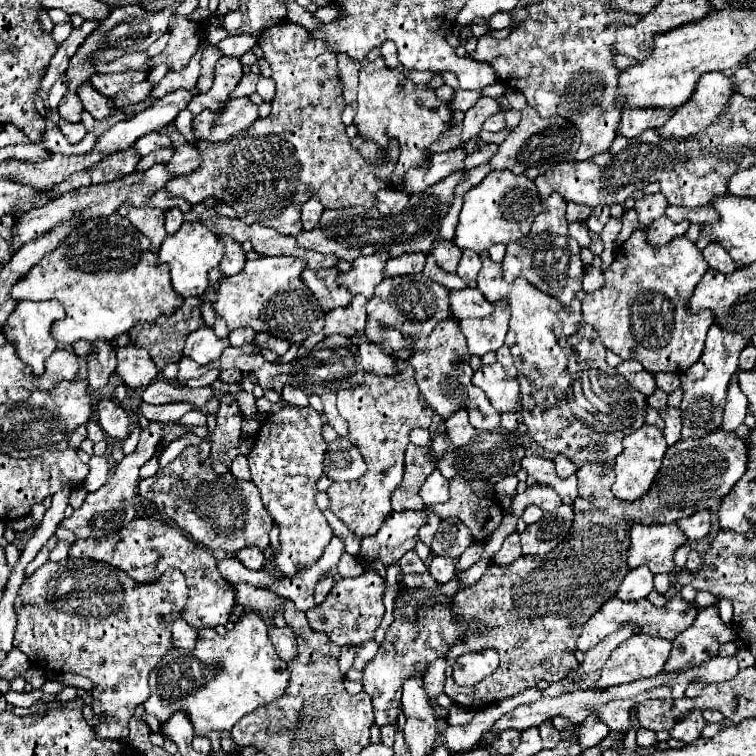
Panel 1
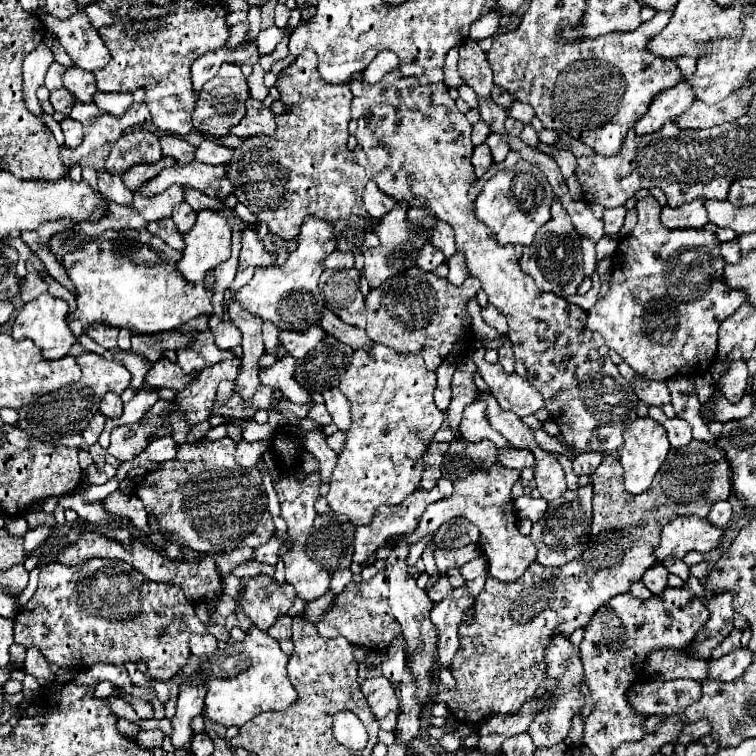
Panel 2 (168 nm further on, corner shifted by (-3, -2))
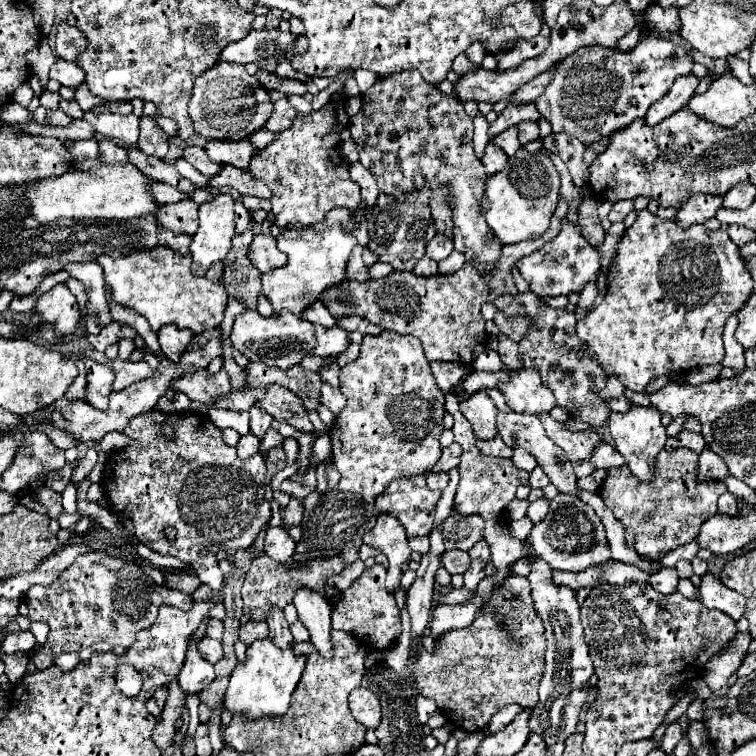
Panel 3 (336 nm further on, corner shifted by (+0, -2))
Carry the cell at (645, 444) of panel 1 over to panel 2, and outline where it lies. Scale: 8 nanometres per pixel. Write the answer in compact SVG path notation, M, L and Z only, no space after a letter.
M646 417L646 419L636 419L634 423L630 423L624 429L624 443L618 447L618 457L624 467L626 491L630 491L632 495L646 491L650 487L656 471L664 463L668 451L670 451L670 443L666 439L666 429L658 421Z

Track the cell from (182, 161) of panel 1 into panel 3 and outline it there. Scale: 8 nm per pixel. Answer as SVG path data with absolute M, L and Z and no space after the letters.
M243 139L239 143L207 141L205 151L211 161L219 161L219 163L227 163L227 165L233 165L239 169L247 169L251 163L251 155L255 155L255 151L259 151L259 149L253 147L247 139Z

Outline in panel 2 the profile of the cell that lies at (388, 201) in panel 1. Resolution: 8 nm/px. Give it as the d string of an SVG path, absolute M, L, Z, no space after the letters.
M372 181L366 185L364 189L364 205L366 211L370 213L372 219L382 219L382 215L390 213L392 207L396 205L394 199L390 199L386 193L382 193Z

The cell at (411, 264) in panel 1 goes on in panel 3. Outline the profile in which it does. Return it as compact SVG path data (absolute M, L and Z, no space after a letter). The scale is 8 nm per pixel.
M435 235L429 243L427 243L427 255L435 261L443 261L445 257L449 257L453 253L453 239L447 235Z

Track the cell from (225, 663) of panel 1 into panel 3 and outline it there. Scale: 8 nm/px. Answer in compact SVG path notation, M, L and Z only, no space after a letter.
M271 639L255 641L247 649L247 661L237 665L231 679L229 689L225 693L225 707L233 713L247 713L247 717L263 717L263 715L283 715L289 707L291 693L295 691L303 669L305 657L297 655L291 647L279 649Z

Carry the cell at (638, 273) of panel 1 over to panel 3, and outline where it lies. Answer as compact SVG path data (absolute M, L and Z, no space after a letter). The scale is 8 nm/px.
M645 209L639 211L637 221L619 239L609 267L607 295L595 311L583 321L577 321L577 335L585 341L593 359L601 363L605 375L617 377L631 391L645 391L653 377L721 363L725 357L721 339L725 321L747 303L751 293L751 275L743 259L739 259L739 247L729 239L727 231L707 231L705 225L681 229L675 221L659 219Z

